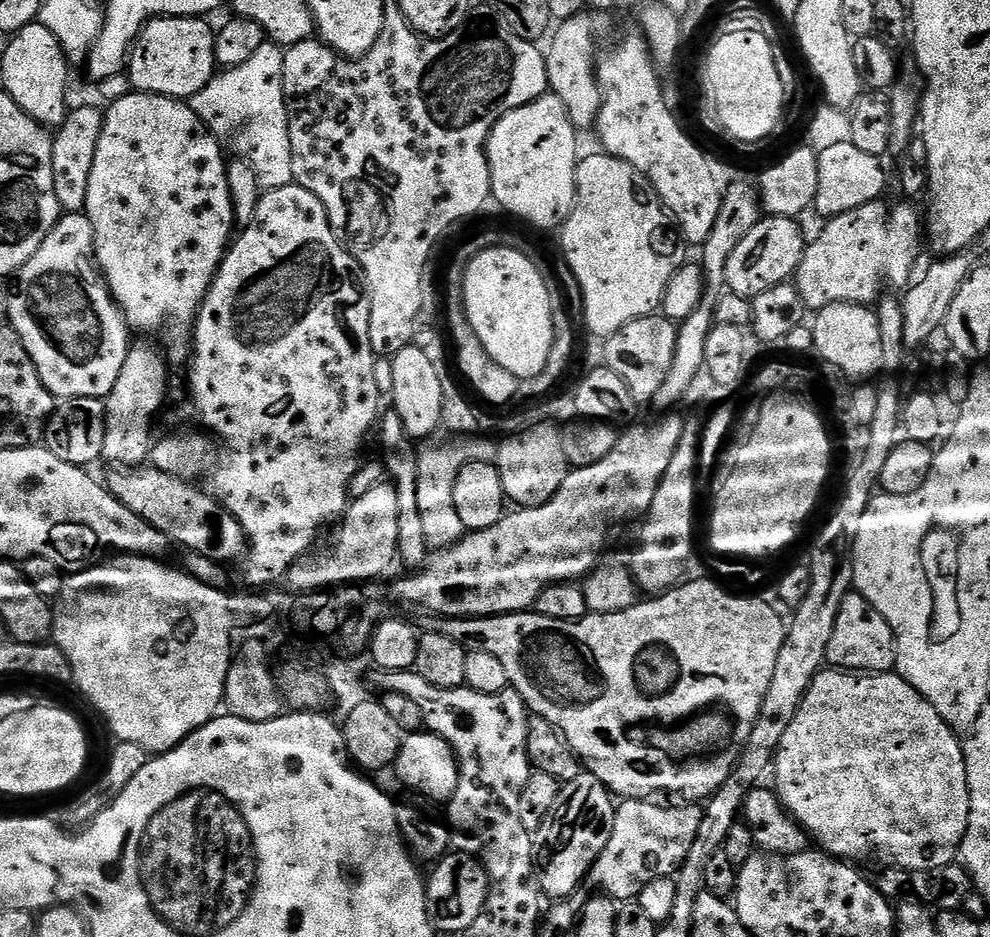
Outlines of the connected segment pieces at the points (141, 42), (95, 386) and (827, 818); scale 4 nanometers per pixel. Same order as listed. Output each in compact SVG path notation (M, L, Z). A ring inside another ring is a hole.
M157 16L148 21L144 28L140 31L136 38L136 43L133 44L131 53L128 57L126 65L126 75L130 81L131 87L138 92L153 92L155 96L171 96L178 100L187 101L189 96L198 94L198 90L205 88L211 82L212 77L217 75L218 65L216 63L216 32L214 28L208 25L209 21L204 18L197 18L194 16Z
M78 212L61 215L59 222L52 227L50 234L46 234L42 244L38 246L38 250L34 250L30 262L23 264L14 274L15 280L16 285L13 288L11 286L8 297L7 323L18 334L18 338L22 338L22 346L26 346L26 350L38 370L38 374L44 379L44 385L51 390L52 395L56 397L57 401L69 400L70 398L94 398L95 400L107 398L110 390L114 390L114 381L118 379L118 374L122 371L122 362L126 362L126 354L130 347L130 339L128 340L130 329L126 321L124 321L123 312L116 305L112 291L110 291L108 284L104 281L104 273L100 271L100 265L96 263L94 230L90 226L87 215Z
M822 670L812 679L802 702L798 706L798 714L794 714L794 722L790 722L786 734L782 734L782 742L778 742L776 759L770 769L771 775L776 775L774 791L796 823L816 840L821 849L828 855L845 862L860 862L856 860L877 860L884 868L905 868L907 872L935 874L942 868L947 868L959 857L960 843L966 834L966 826L970 818L970 790L966 778L966 762L960 740L952 733L952 728L926 702L910 682L906 682L895 671L877 672L875 674L857 674L843 670Z

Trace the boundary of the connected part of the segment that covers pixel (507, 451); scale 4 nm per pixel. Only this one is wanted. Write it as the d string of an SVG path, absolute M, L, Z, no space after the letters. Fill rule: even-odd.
M541 422L533 424L524 432L509 435L505 440L508 441L494 457L494 463L502 478L505 497L511 503L513 500L516 503L513 505L520 508L537 508L550 502L550 498L558 494L570 471L566 454L562 454L560 428L552 422Z

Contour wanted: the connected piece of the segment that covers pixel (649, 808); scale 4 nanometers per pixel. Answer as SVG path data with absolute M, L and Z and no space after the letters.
M624 798L616 804L616 813L614 814L614 826L610 834L610 842L606 842L606 850L602 850L602 854L592 864L592 870L588 873L586 880L590 885L593 884L596 890L599 890L603 895L617 901L617 902L632 902L639 897L640 892L646 886L650 886L650 882L654 882L658 878L666 878L667 876L675 877L676 873L680 871L682 862L686 858L686 854L690 854L690 846L694 846L694 837L698 835L698 822L700 821L701 809L696 806L684 806L688 808L663 808L660 804L652 804L656 802L649 802L644 798Z

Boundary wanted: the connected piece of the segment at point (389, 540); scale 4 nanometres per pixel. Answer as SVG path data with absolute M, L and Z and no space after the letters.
M381 482L353 499L336 530L332 545L325 552L309 550L288 568L286 585L290 591L315 594L341 586L360 586L363 580L378 579L392 563L397 563L398 494L392 483Z

